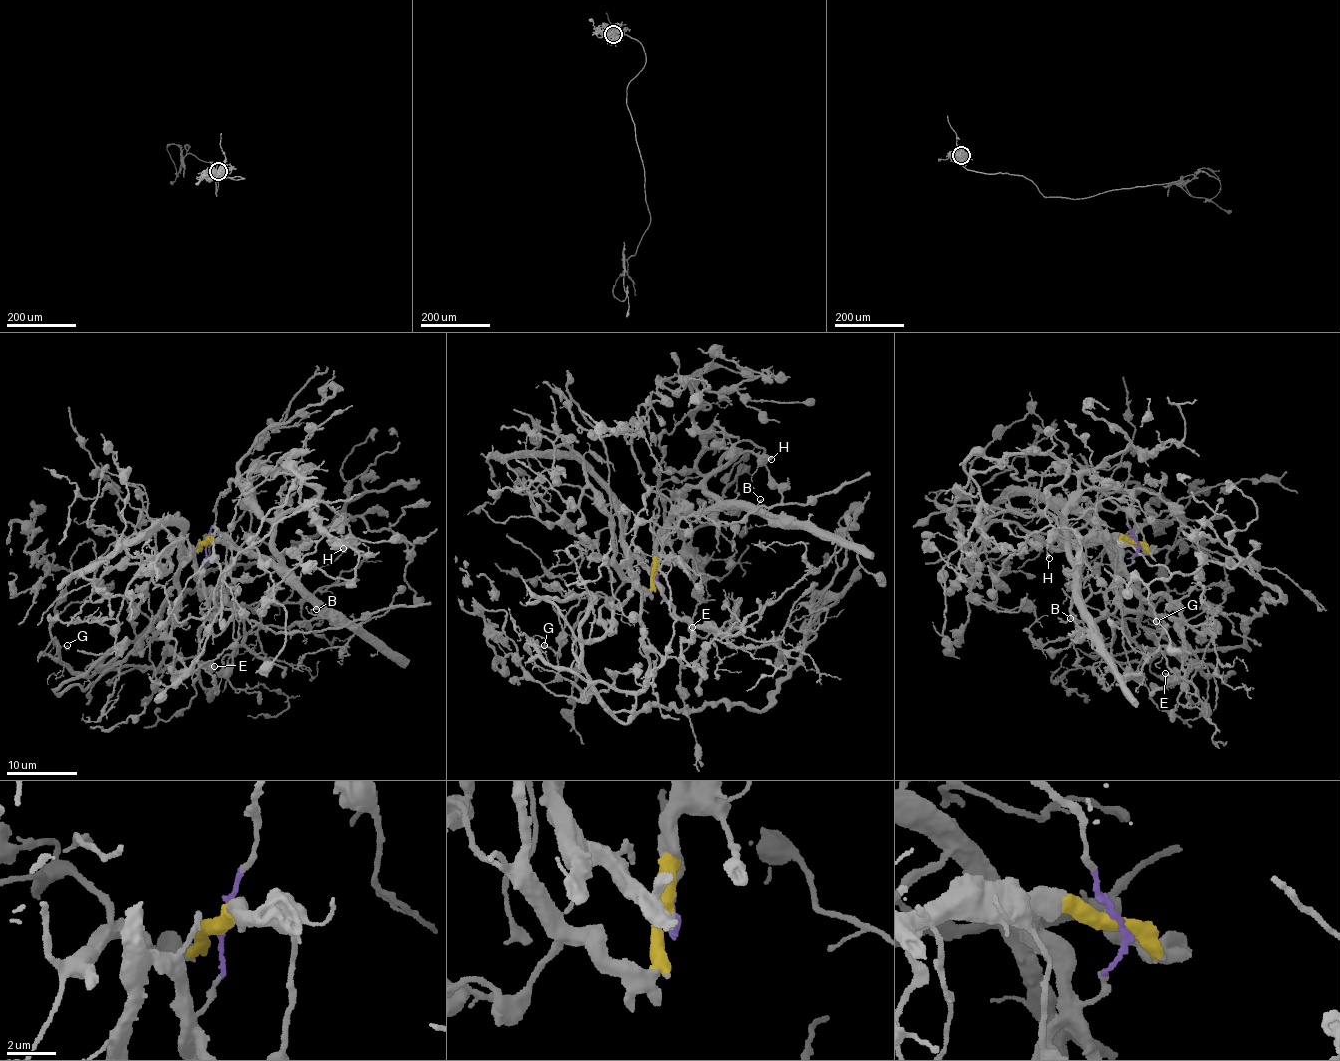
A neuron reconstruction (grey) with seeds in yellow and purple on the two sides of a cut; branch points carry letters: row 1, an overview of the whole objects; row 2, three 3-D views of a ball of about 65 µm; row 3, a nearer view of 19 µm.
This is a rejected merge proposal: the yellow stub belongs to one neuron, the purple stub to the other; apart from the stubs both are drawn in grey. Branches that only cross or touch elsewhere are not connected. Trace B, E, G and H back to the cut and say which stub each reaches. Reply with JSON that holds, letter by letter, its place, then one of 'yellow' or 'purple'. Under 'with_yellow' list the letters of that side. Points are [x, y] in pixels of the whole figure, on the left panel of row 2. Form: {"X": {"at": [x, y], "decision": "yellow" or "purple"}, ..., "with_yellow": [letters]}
{"B": {"at": [316, 609], "decision": "yellow"}, "E": {"at": [214, 666], "decision": "purple"}, "G": {"at": [67, 645], "decision": "purple"}, "H": {"at": [343, 548], "decision": "yellow"}, "with_yellow": ["B", "H"]}

